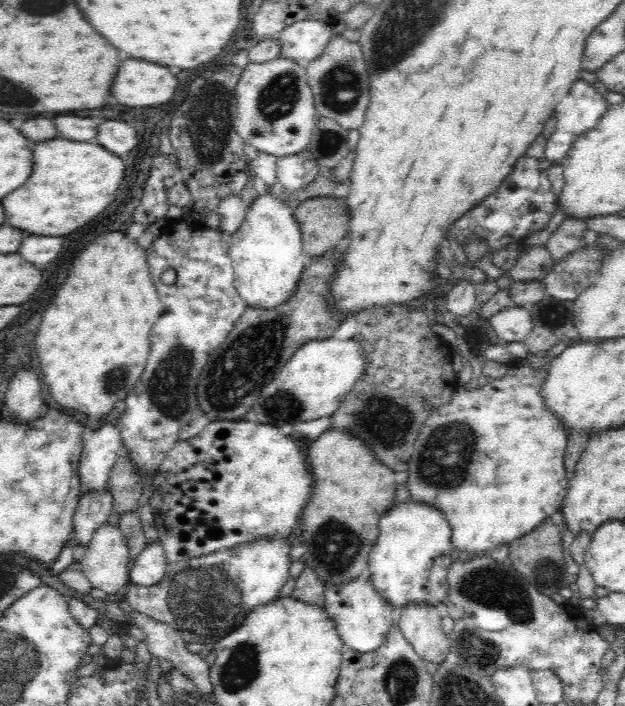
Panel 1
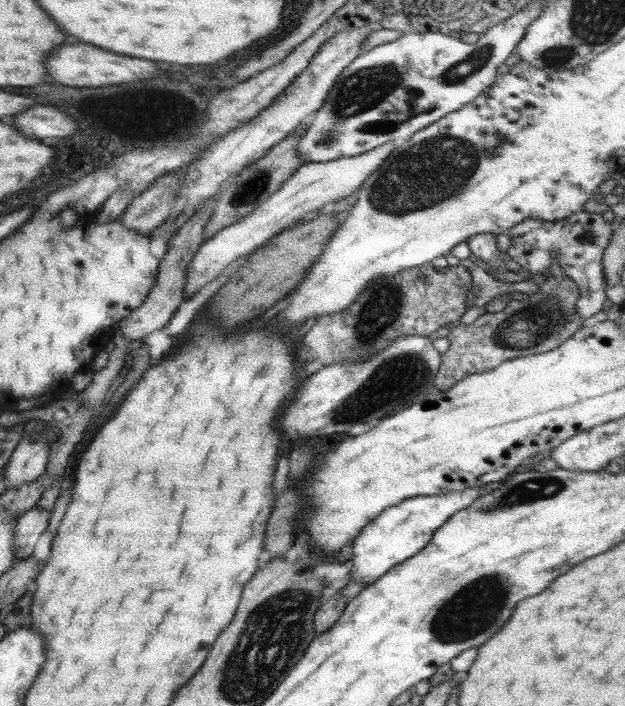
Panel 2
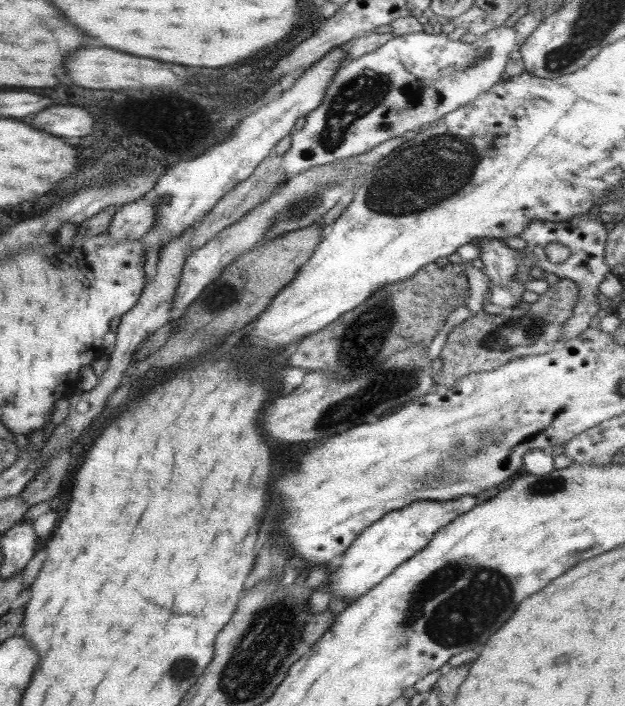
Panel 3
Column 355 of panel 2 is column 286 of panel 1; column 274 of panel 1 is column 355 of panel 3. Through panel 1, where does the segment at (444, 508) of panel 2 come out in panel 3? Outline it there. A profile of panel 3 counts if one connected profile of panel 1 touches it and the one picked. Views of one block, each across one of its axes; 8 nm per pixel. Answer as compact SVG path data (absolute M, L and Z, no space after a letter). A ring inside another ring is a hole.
M457 496L453 500L417 500L409 506L386 512L377 522L367 526L344 550L343 560L336 568L337 579L330 576L328 592L347 600L348 604L363 596L367 590L379 584L398 564L406 562L414 554L423 550L433 534L461 513L475 506L473 496Z

